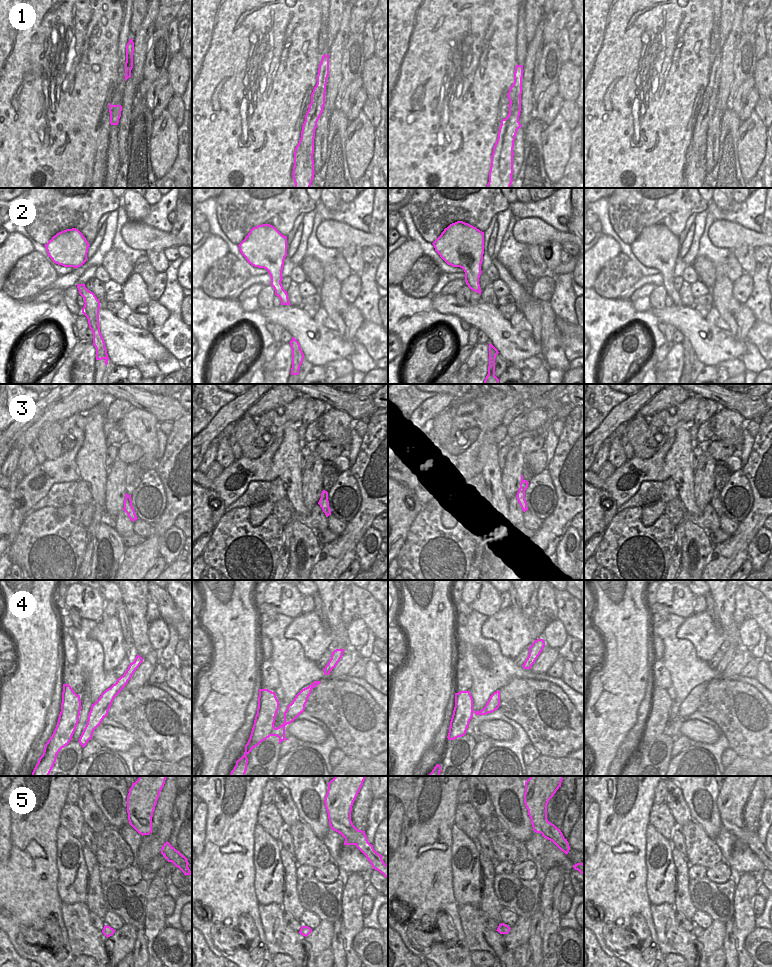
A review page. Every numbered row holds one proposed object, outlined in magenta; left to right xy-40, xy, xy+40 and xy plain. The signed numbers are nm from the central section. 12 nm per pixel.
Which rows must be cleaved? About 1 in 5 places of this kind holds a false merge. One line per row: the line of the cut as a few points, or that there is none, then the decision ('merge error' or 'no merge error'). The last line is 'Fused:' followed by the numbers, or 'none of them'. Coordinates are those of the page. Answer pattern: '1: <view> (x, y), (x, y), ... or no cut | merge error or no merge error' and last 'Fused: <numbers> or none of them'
1: no cut | no merge error
2: no cut | no merge error
3: no cut | no merge error
4: xy (273, 725), (271, 735) | merge error
5: no cut | no merge error
Fused: 4

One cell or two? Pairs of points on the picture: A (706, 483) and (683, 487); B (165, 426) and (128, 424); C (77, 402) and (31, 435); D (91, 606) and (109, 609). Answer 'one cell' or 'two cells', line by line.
A: two cells
B: two cells
C: one cell
D: two cells

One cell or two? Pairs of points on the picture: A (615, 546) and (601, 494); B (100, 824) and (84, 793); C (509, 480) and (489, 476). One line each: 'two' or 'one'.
A: two
B: one
C: two

